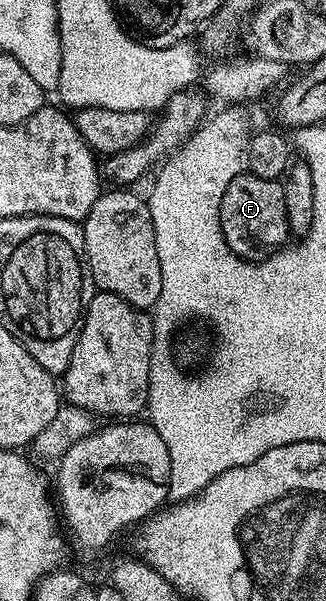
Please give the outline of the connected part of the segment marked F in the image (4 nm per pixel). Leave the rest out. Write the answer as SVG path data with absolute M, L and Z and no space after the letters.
M249 174L233 178L220 202L220 226L228 246L242 259L256 261L273 257L291 235L283 185L277 180Z

